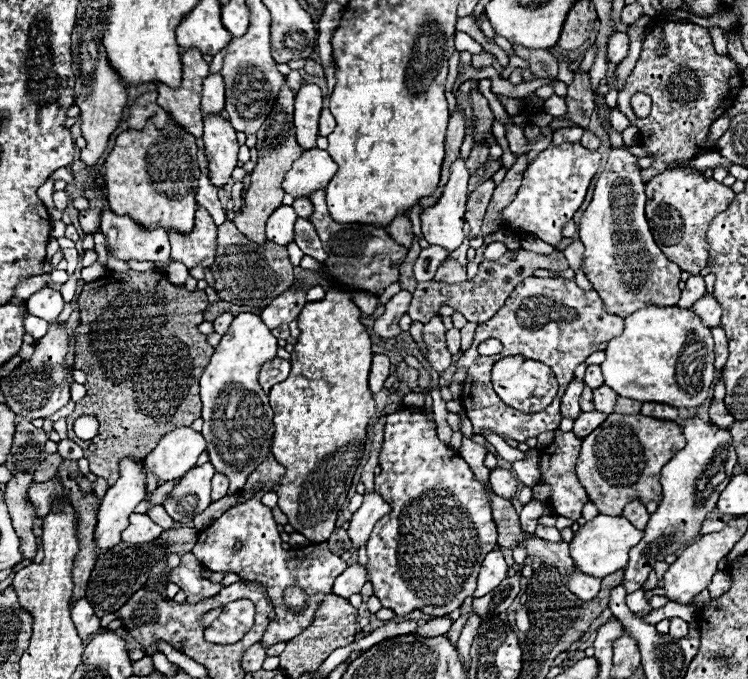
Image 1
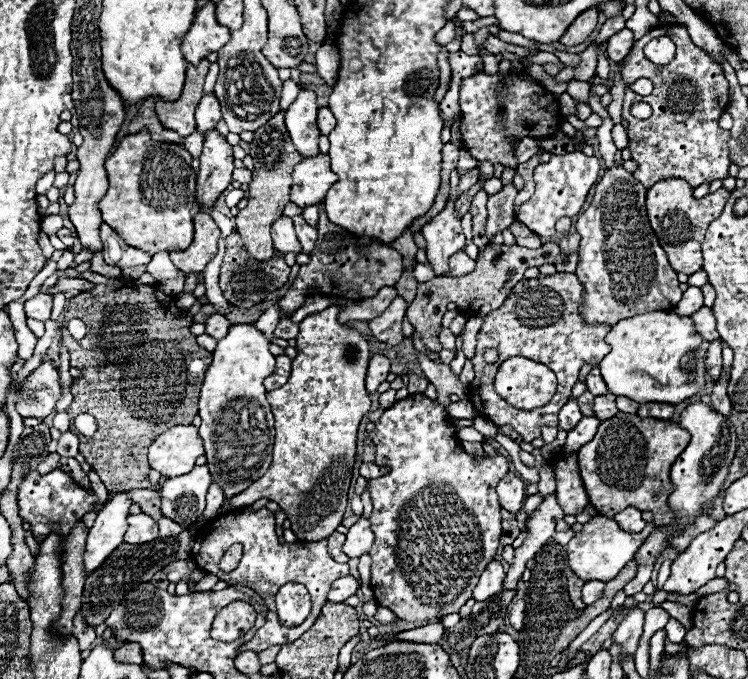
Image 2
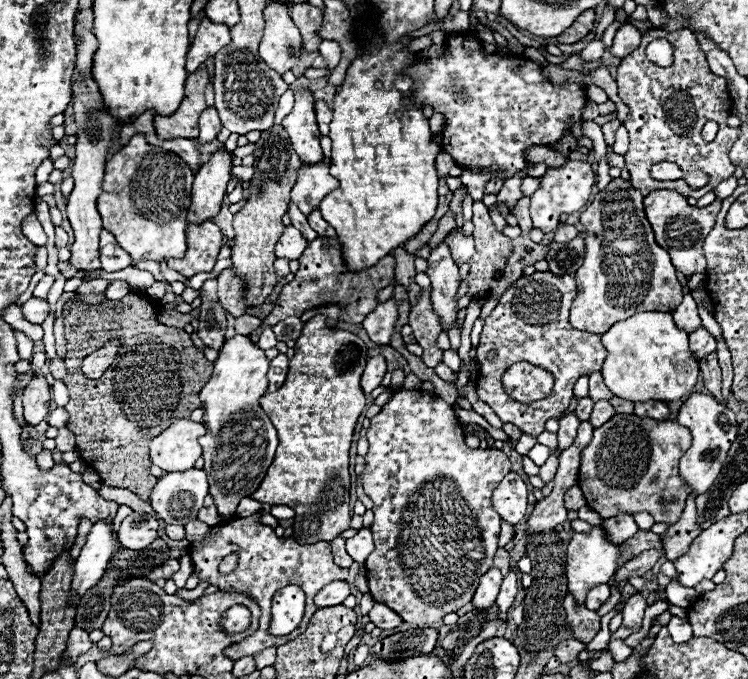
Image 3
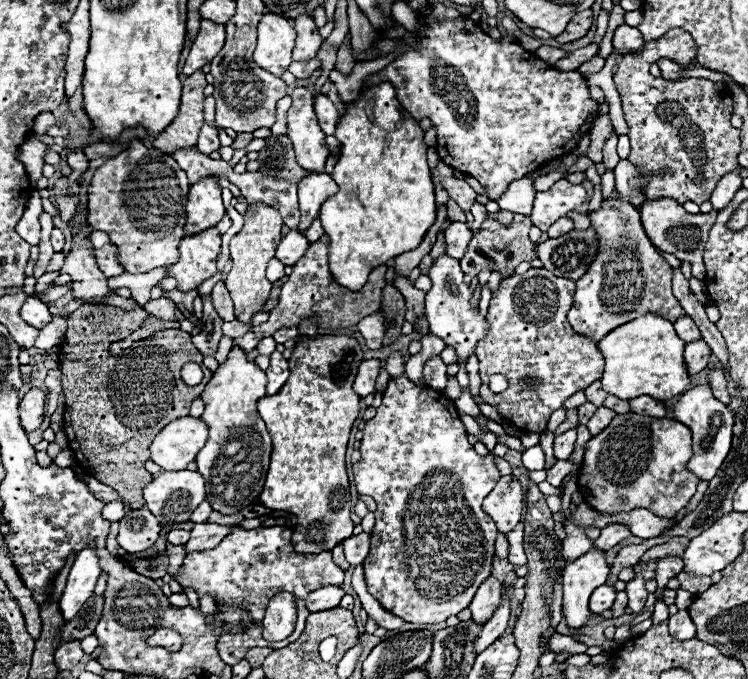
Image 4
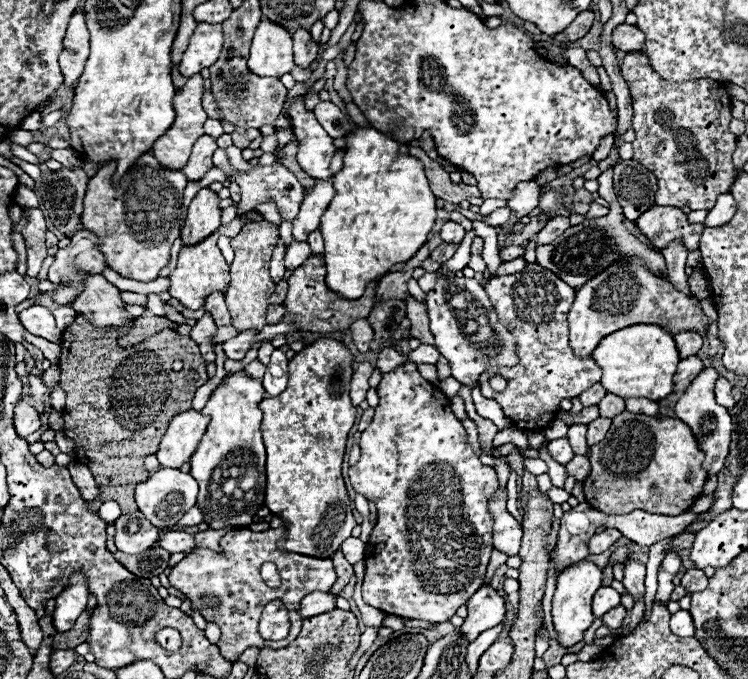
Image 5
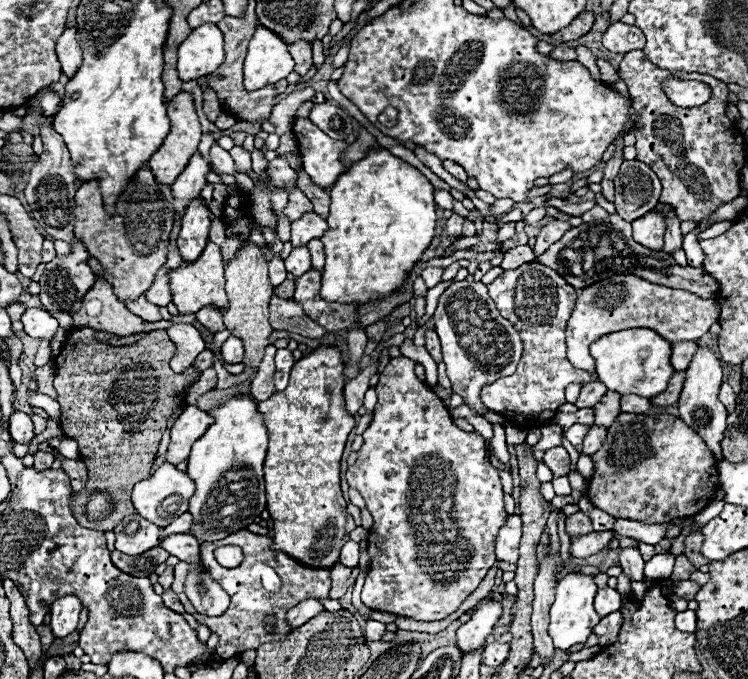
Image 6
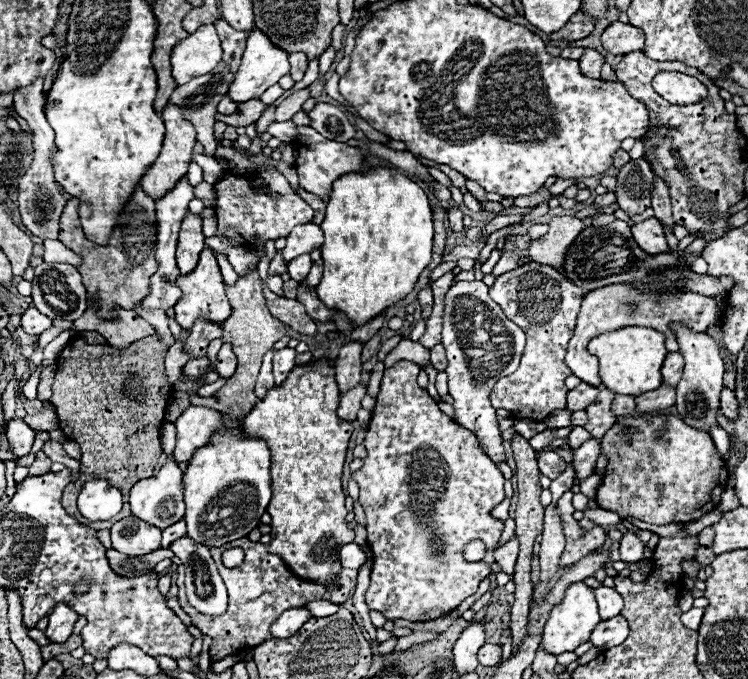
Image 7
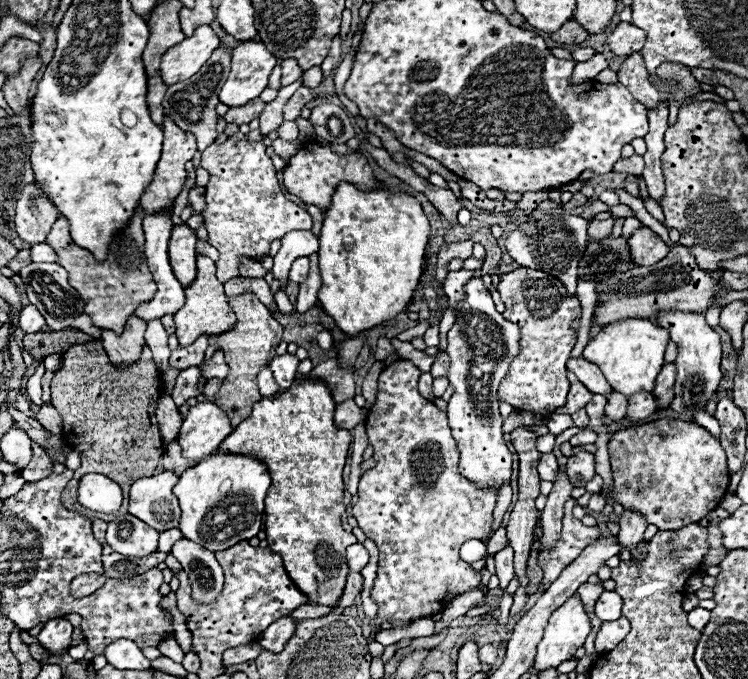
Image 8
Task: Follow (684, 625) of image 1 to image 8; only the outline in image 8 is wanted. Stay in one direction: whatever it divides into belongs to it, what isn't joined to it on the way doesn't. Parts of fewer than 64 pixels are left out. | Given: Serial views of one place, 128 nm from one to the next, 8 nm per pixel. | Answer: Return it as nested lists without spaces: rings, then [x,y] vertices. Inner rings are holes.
[[[694,608],[692,612],[688,612],[688,622],[690,622],[690,626],[692,628],[696,628],[696,630],[704,630],[704,626],[708,624],[708,618],[710,618],[710,610],[706,610],[706,608]]]

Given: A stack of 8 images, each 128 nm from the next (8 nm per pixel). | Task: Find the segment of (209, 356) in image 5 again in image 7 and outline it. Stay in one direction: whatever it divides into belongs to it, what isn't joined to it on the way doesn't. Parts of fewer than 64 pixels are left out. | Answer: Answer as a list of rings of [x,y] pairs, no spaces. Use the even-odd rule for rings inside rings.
[[[204,356],[204,358],[194,358],[194,360],[190,360],[186,366],[184,366],[184,376],[192,376],[192,378],[198,378],[198,376],[202,376],[206,370],[208,370],[208,358]]]

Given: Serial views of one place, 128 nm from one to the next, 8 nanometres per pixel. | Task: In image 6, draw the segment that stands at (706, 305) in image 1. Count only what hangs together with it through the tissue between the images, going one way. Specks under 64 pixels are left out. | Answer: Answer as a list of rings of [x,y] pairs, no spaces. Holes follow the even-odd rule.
[[[674,372],[674,376],[668,382],[668,388],[662,394],[650,398],[650,402],[656,404],[656,406],[670,406],[670,404],[674,404],[678,400],[678,396],[680,396],[684,380],[686,380],[686,372]]]

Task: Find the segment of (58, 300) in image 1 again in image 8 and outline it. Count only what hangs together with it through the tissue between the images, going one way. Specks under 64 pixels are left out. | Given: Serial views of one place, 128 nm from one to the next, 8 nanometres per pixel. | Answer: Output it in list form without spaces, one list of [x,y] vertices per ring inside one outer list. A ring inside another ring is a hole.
[[[28,304],[28,306],[22,308],[22,312],[20,312],[20,328],[22,328],[26,334],[32,334],[32,332],[36,332],[36,330],[42,330],[44,324],[46,324],[46,322],[44,322],[44,316],[36,310],[36,306]]]

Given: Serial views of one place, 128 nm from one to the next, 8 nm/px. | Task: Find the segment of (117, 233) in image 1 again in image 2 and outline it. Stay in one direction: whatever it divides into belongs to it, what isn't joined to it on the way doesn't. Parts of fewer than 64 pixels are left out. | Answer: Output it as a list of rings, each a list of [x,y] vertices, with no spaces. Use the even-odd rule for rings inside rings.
[[[106,222],[100,226],[100,236],[104,244],[104,260],[110,266],[142,266],[152,260],[152,256],[140,248],[128,246]]]

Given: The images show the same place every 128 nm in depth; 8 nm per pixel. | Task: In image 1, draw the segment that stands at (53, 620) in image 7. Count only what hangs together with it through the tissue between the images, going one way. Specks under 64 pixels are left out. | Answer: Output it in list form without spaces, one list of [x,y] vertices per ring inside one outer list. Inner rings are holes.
[[[132,458],[120,460],[120,478],[114,486],[108,488],[106,496],[102,498],[100,510],[98,510],[98,526],[96,526],[96,544],[102,552],[110,550],[120,542],[120,530],[128,526],[128,514],[134,512],[134,508],[146,498],[146,472],[142,468],[142,462],[136,462]]]

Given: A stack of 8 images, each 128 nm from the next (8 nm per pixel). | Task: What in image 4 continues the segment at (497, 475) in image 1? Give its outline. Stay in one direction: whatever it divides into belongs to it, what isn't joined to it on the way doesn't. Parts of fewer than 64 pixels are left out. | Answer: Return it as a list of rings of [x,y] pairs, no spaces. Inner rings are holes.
[[[502,476],[496,488],[488,494],[482,504],[484,512],[490,514],[498,526],[498,532],[508,534],[522,518],[524,490],[516,476]]]

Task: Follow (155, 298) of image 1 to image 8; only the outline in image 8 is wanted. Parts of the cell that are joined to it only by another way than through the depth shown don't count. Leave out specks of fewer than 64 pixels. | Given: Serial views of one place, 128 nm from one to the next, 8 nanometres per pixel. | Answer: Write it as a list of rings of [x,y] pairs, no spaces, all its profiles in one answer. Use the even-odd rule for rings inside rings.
[[[100,340],[88,342],[88,344],[74,344],[62,354],[62,366],[56,370],[56,374],[52,378],[52,400],[50,400],[50,404],[62,416],[62,422],[64,422],[62,438],[64,438],[64,442],[68,446],[72,446],[74,450],[78,450],[80,458],[82,458],[82,466],[74,472],[74,478],[68,482],[68,486],[62,492],[64,508],[68,508],[72,512],[78,512],[78,514],[82,514],[82,516],[86,516],[90,520],[100,518],[104,522],[110,522],[112,518],[128,514],[128,490],[130,490],[132,482],[136,482],[138,478],[144,478],[144,476],[152,476],[156,466],[158,466],[160,456],[164,454],[162,436],[160,436],[158,424],[156,424],[156,404],[158,404],[158,398],[164,394],[162,390],[164,390],[162,378],[160,378],[160,372],[156,368],[156,362],[152,360],[152,352],[150,352],[148,346],[142,348],[140,360],[134,362],[132,366],[126,366],[126,368],[114,366],[108,360],[108,354],[104,352]],[[84,474],[106,474],[106,476],[110,476],[110,480],[114,480],[114,482],[118,482],[122,486],[124,504],[116,514],[90,512],[90,510],[82,508],[76,502],[78,480]]]

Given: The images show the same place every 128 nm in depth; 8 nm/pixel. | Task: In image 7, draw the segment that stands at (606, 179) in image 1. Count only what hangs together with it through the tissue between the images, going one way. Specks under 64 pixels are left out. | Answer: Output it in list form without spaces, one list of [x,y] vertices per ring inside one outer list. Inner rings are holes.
[[[612,284],[612,286],[602,286],[600,290],[592,290],[582,298],[582,306],[578,312],[574,336],[570,338],[568,350],[566,350],[566,364],[578,376],[582,382],[588,382],[592,386],[600,386],[600,376],[598,376],[598,358],[594,358],[588,352],[588,342],[604,332],[620,330],[624,326],[646,326],[646,328],[656,328],[658,332],[666,334],[666,348],[668,352],[678,350],[676,334],[670,328],[672,324],[684,324],[694,328],[696,332],[704,332],[710,324],[716,324],[720,320],[720,308],[714,298],[702,296],[696,292],[674,292],[674,294],[658,294],[652,290],[640,290],[634,288],[632,284]]]

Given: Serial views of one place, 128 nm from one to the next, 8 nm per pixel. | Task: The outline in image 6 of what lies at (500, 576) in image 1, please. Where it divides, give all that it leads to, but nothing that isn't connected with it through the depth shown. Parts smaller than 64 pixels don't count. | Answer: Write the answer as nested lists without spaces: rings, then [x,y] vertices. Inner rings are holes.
[[[482,598],[478,606],[472,610],[470,620],[458,628],[456,644],[460,644],[460,650],[464,650],[466,654],[468,650],[476,650],[476,646],[482,646],[486,636],[492,634],[500,616],[502,604],[492,598]]]

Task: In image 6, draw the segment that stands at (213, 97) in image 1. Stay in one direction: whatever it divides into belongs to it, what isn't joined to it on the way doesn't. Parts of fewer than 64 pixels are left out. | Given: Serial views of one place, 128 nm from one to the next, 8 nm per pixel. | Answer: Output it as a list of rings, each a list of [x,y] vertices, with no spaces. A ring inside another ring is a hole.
[[[196,152],[190,158],[184,172],[172,184],[172,192],[174,192],[174,198],[176,198],[176,202],[174,202],[176,212],[184,210],[190,204],[192,198],[200,196],[200,190],[208,184],[206,172],[210,172],[210,170],[212,170],[212,166],[208,164],[208,160],[200,152]]]

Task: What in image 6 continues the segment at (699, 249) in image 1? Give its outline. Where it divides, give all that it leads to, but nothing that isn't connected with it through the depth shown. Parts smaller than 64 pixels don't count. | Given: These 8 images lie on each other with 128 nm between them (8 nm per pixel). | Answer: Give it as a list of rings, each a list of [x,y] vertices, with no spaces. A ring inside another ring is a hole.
[[[652,210],[650,214],[644,214],[644,218],[636,218],[632,222],[634,238],[642,246],[648,246],[652,250],[662,250],[664,246],[664,232],[666,232],[666,218],[664,214]]]

